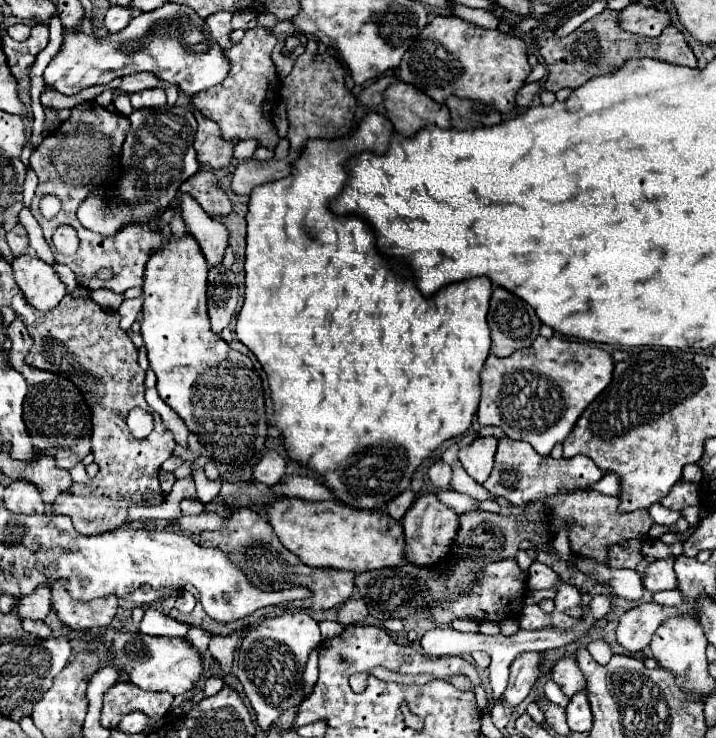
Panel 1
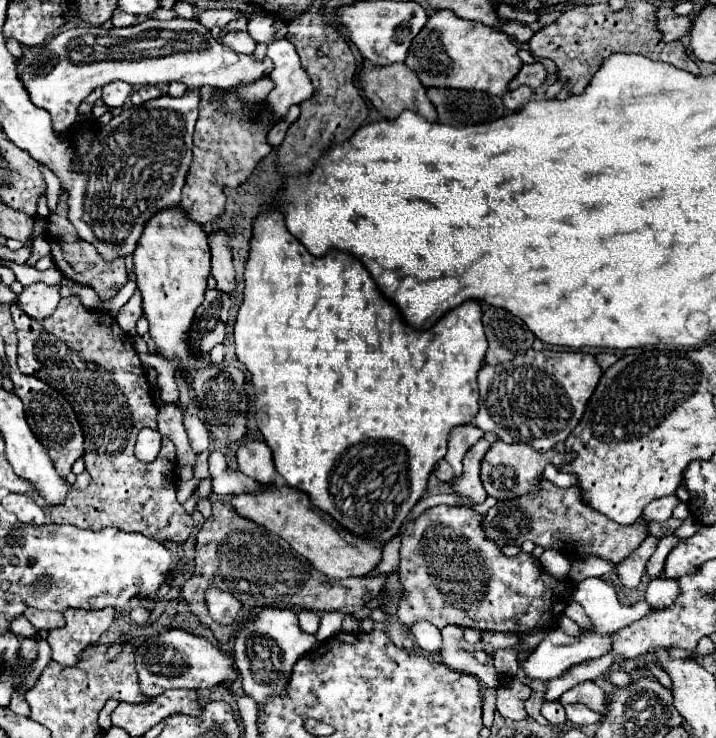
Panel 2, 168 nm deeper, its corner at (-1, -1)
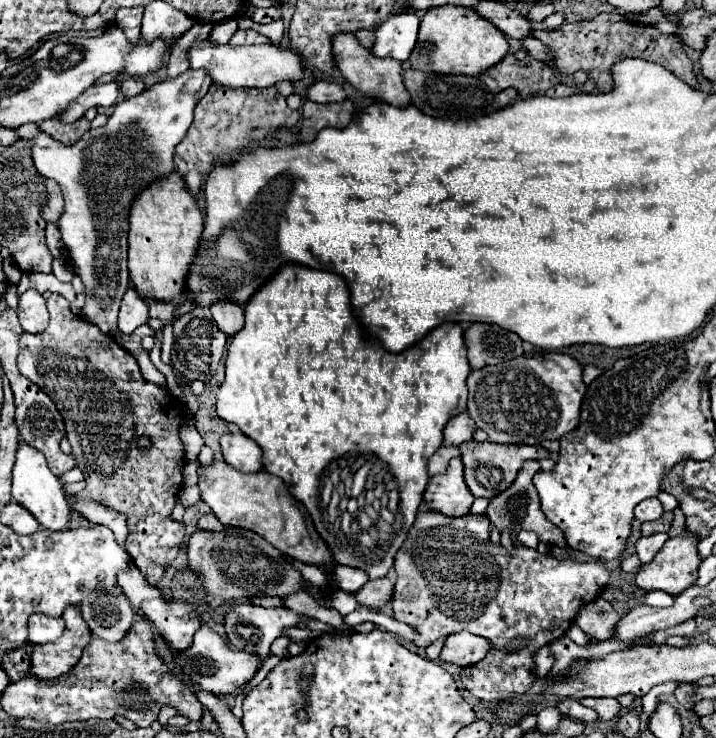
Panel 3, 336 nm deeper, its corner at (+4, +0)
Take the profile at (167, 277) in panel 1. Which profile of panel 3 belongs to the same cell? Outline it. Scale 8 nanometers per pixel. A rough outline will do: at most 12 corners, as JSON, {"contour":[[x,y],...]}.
{"contour":[[179,174],[129,218],[129,278],[181,302],[203,216]]}

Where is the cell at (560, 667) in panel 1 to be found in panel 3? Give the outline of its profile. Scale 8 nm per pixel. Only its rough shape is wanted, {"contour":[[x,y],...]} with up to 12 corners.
{"contour":[[581,698],[601,720],[613,720],[621,712],[617,698]]}

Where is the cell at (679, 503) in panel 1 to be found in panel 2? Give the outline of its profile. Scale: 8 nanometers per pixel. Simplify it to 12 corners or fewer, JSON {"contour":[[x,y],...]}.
{"contour":[[676,495],[650,501],[642,517],[664,523],[678,505]]}

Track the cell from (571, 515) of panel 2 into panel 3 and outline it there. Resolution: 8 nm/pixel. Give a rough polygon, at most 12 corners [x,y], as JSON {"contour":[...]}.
{"contour":[[537,460],[489,502],[485,516],[513,542],[531,530],[565,548],[563,532],[541,510],[531,482]]}

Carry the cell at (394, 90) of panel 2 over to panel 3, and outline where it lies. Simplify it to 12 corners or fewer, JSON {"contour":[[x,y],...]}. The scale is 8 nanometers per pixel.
{"contour":[[353,34],[333,38],[337,68],[359,92],[411,106],[403,64]]}

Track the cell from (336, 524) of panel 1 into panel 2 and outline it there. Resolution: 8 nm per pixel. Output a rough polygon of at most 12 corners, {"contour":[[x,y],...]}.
{"contour":[[286,483],[232,497],[328,579],[364,577],[382,557]]}

